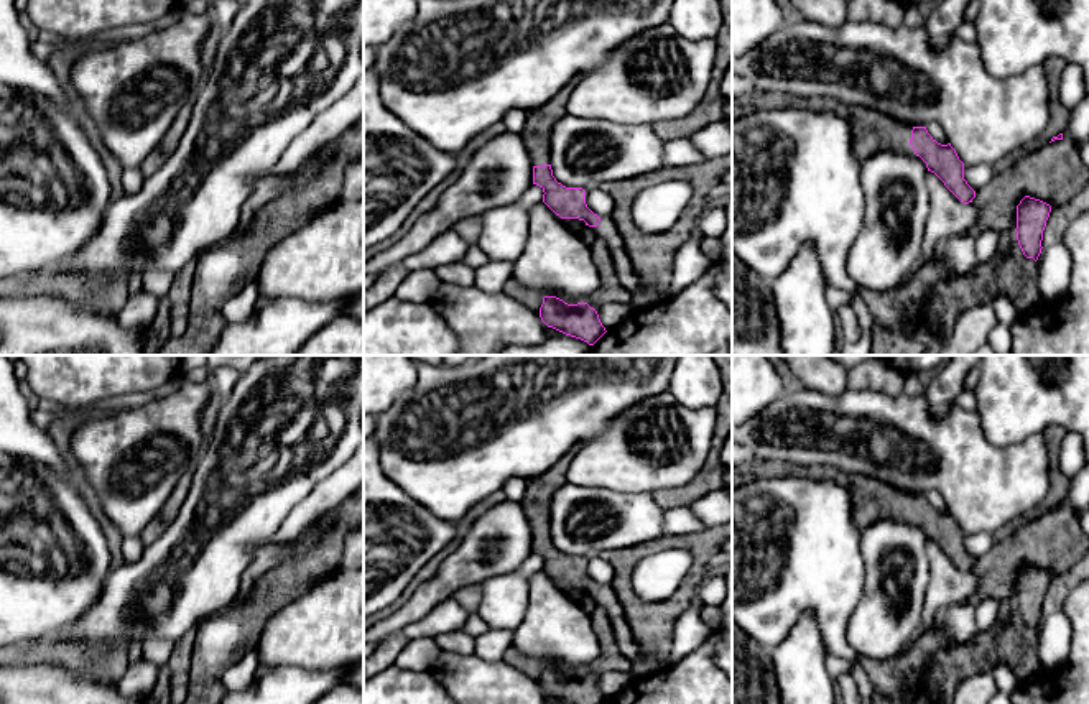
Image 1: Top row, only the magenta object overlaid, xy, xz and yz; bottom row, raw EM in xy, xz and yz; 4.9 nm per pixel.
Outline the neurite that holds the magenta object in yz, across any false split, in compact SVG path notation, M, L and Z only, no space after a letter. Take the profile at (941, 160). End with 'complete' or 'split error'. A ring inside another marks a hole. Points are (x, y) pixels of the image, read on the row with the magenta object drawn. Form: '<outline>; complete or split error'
M750 90L739 100L747 113L785 107L832 109L849 123L854 151L860 160L877 151L916 155L926 163L928 171L934 173L961 202L969 204L975 197L975 191L964 179L964 163L956 150L951 143L938 143L926 127L900 123L885 113L860 105L803 99L776 90Z; split error

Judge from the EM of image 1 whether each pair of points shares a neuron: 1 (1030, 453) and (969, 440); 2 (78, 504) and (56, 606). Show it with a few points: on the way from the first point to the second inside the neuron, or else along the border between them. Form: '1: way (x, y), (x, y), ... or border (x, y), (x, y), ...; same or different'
1: way (1015, 456), (984, 454); same
2: way (89, 530), (94, 566), (83, 581); same

